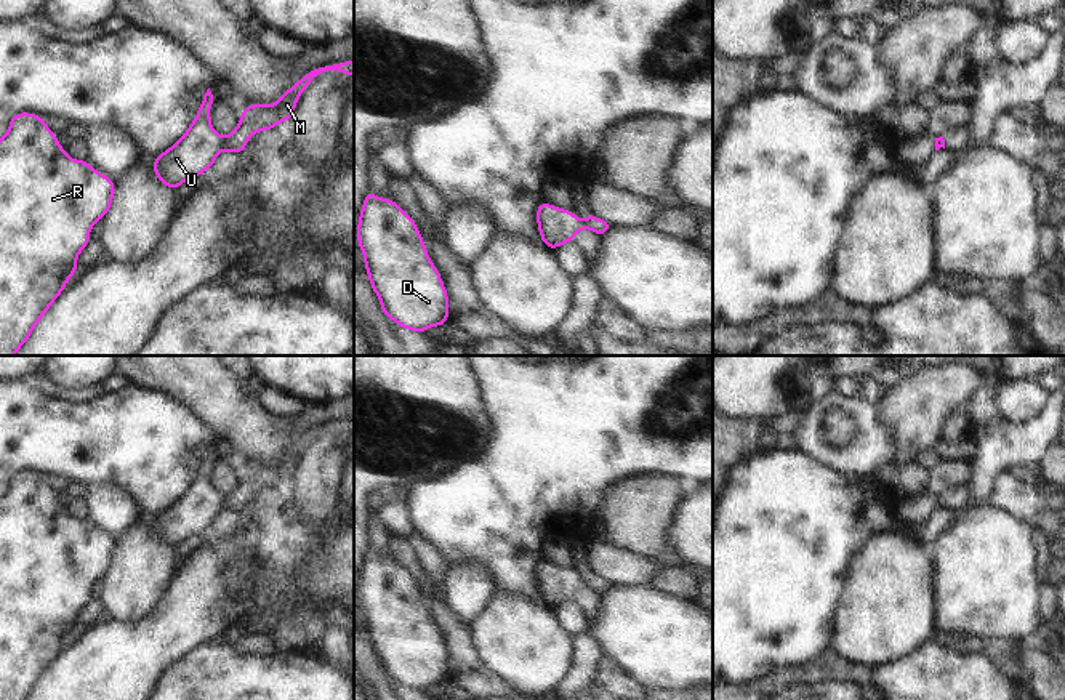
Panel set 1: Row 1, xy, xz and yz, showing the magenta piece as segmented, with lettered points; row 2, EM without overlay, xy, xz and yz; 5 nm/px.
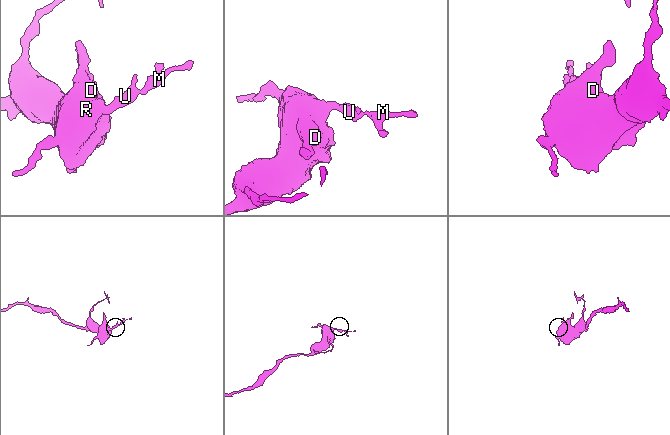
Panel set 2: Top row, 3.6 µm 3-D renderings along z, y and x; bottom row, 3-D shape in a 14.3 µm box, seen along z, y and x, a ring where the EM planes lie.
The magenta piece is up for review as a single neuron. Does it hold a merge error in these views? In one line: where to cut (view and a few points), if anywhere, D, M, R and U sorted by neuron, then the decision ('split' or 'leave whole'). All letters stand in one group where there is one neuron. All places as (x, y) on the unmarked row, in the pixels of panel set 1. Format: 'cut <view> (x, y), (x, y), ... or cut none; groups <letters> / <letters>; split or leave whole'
cut xy (225, 497), (221, 506); groups D R U / M; split

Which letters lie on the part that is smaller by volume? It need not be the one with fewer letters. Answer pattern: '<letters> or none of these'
M

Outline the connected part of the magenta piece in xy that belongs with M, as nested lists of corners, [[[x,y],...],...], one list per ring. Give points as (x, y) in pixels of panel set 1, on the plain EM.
[[[354,420],[322,423],[306,431],[291,447],[288,447],[274,463],[247,463],[234,490],[224,497],[223,508],[242,513],[247,500],[259,490],[275,489],[279,481],[290,481],[298,463],[298,457],[307,444],[324,431],[341,431],[354,436]]]

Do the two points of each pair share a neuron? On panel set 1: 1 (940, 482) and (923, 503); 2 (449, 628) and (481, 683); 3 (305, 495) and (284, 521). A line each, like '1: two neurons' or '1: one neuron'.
1: two neurons
2: one neuron
3: two neurons

